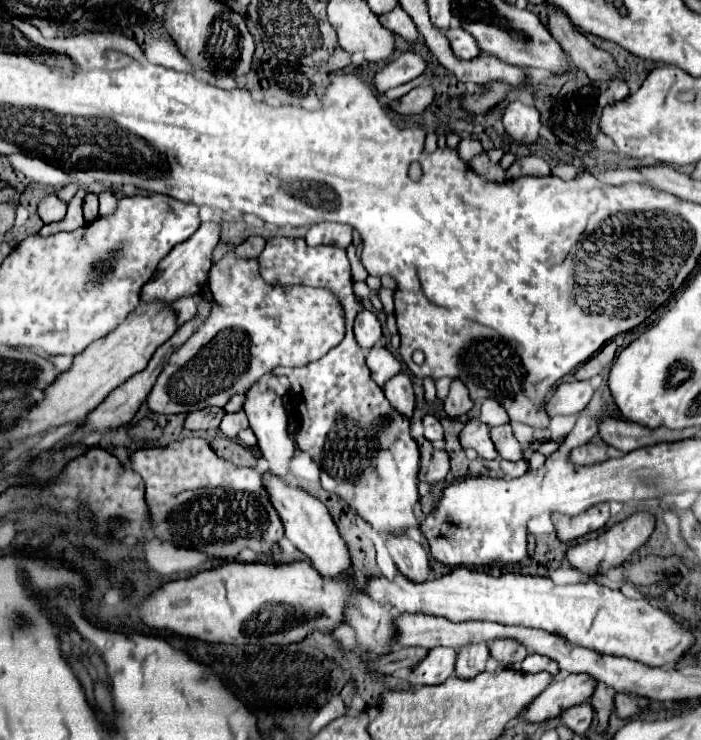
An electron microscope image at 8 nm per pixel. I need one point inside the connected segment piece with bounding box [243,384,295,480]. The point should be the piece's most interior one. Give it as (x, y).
(265, 410)

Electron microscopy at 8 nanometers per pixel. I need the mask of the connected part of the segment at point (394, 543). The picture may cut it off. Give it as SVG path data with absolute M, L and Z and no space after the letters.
M385 536L385 546L397 564L399 572L405 574L413 582L425 582L429 580L429 558L425 548L415 542L411 536Z

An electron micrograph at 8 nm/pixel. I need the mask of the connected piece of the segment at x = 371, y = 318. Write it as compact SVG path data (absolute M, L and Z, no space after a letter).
M363 310L355 320L355 338L363 350L373 348L383 338L383 328L371 310Z

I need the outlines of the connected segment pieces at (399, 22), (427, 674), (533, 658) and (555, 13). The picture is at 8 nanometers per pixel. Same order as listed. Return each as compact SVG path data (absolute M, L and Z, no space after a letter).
M397 6L395 10L391 10L391 12L387 12L387 14L381 14L379 20L381 20L381 24L383 24L385 28L389 28L393 34L405 38L407 42L415 44L415 42L419 40L419 32L417 32L413 20L409 18L409 14L407 14L401 6Z
M433 648L427 654L427 658L415 668L409 682L413 682L413 684L441 684L453 674L455 660L457 660L457 650Z
M529 654L523 662L521 662L521 670L523 672L549 672L549 674L557 674L559 668L557 668L557 662L549 660L547 656L541 656L541 654Z
M547 4L547 16L549 16L547 28L551 36L569 54L571 64L577 70L583 70L591 80L619 78L619 70L613 56L593 46L579 30L575 30L575 24L559 6Z

